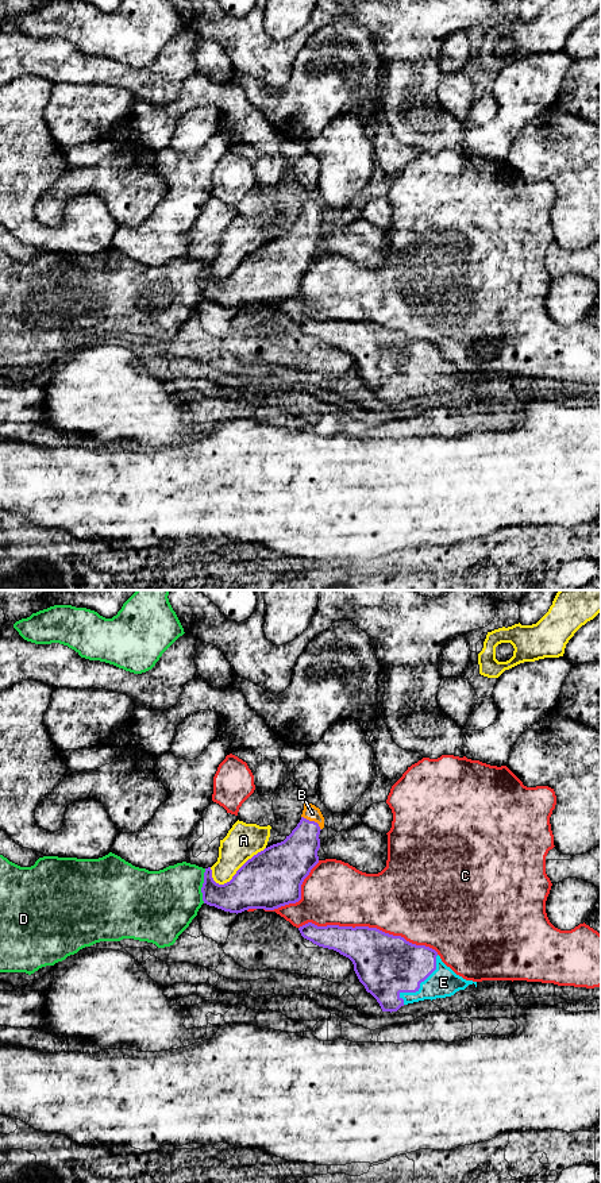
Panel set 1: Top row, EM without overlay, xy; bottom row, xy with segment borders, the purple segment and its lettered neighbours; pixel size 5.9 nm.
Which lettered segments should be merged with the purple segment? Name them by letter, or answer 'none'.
B, E

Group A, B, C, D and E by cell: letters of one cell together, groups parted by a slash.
A / B E / C / D

